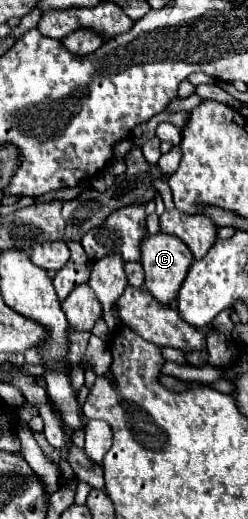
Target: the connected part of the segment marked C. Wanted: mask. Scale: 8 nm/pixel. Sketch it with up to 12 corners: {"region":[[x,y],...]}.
{"region":[[168,233],[144,237],[146,289],[172,303],[194,257]]}

